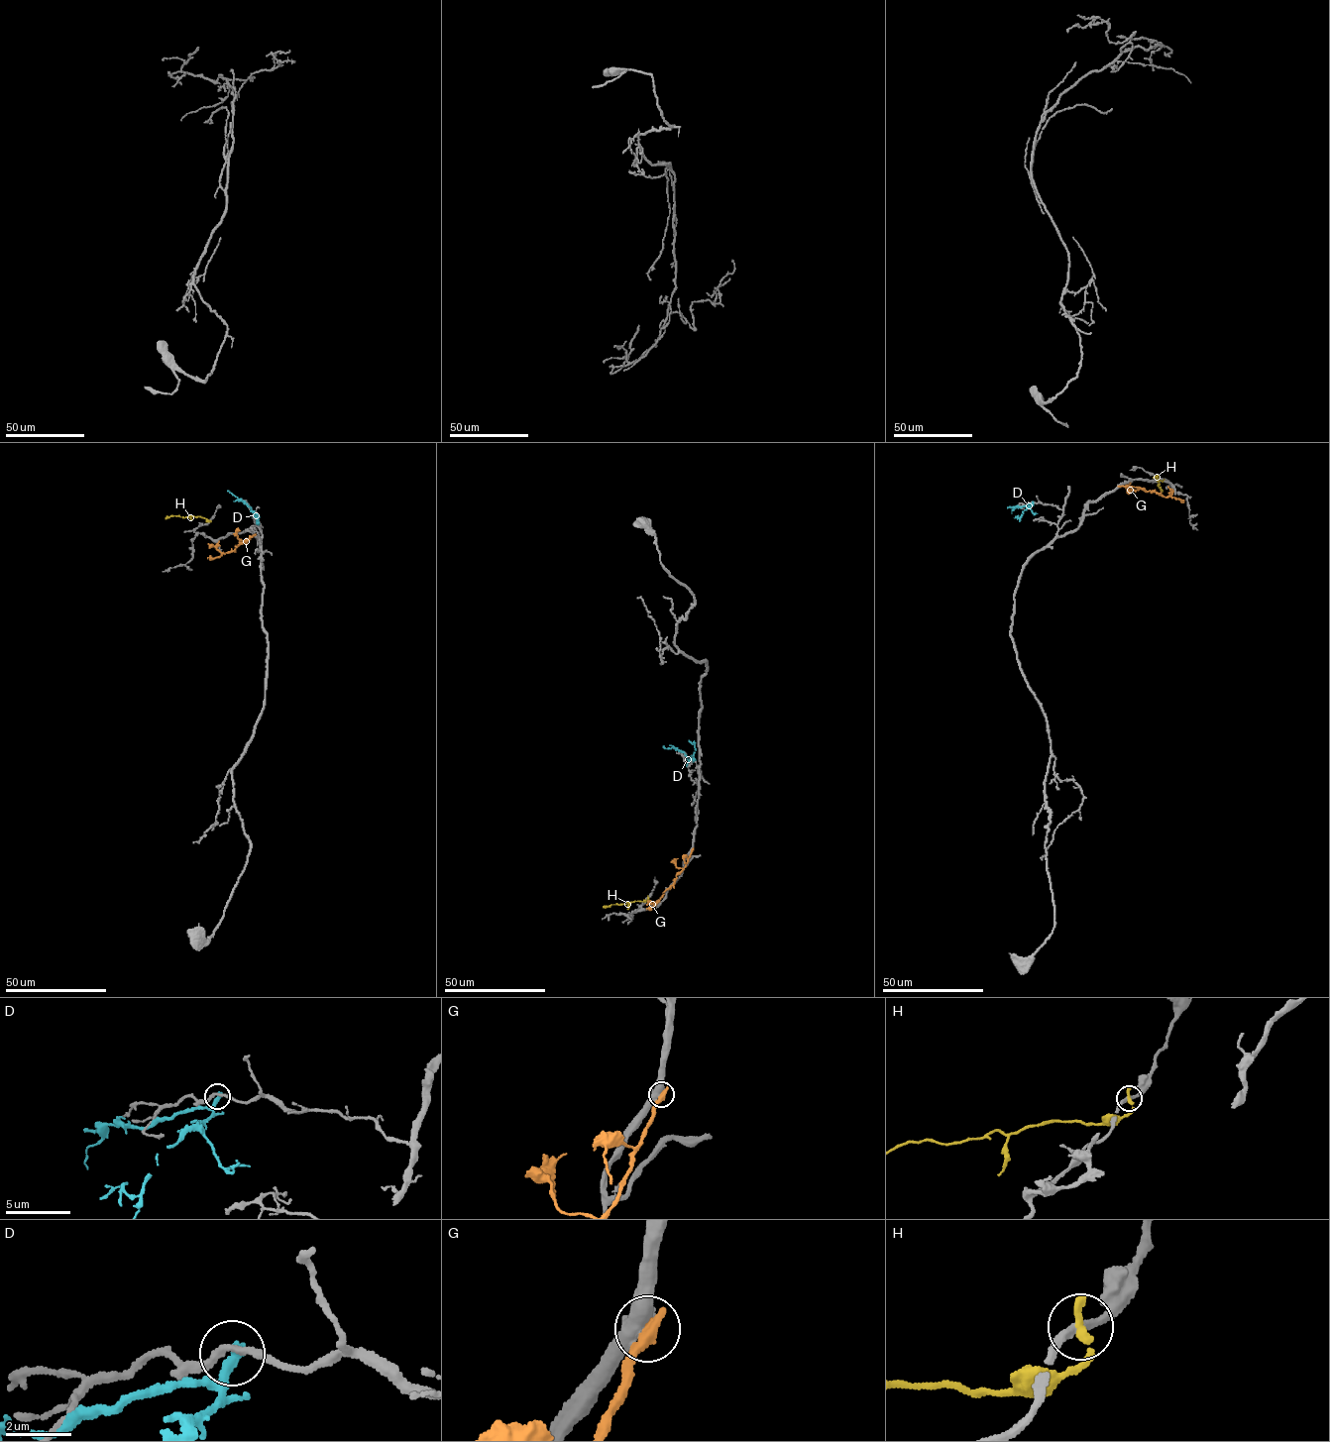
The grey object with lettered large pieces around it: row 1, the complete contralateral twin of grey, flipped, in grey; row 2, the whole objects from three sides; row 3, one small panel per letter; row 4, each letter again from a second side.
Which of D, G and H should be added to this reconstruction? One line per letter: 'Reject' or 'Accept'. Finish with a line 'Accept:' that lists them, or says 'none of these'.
D: Reject
G: Reject
H: Reject
Accept: none of these

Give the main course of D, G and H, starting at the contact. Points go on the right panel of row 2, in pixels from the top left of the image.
D: (1033, 502), (1020, 507), (1007, 507)
G: (1119, 486), (1156, 492), (1182, 502)
H: (1155, 477), (1158, 476), (1162, 493)

